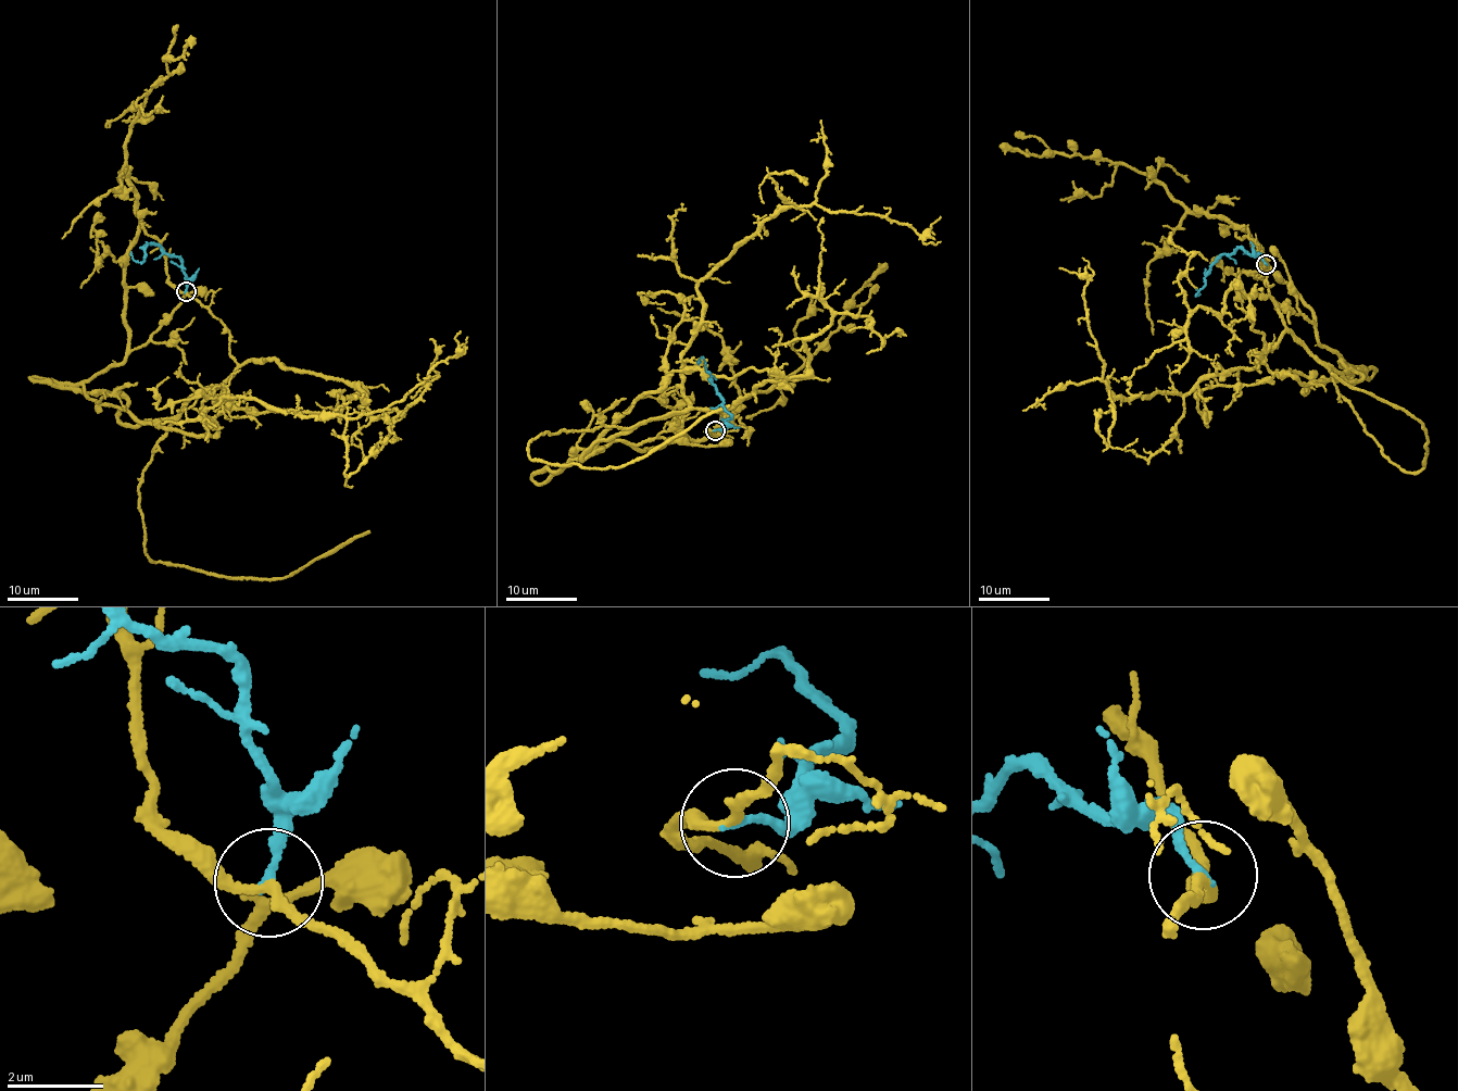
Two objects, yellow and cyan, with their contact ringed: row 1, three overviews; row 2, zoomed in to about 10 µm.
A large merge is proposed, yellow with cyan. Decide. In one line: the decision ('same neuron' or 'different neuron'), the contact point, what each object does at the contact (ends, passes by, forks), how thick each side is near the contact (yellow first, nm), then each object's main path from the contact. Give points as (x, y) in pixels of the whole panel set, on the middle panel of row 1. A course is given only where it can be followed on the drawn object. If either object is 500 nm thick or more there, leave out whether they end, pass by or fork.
different neuron; at (715, 430); yellow passes by; cyan ends there; 180 nm thick on the yellow side, 160 nm on the other; yellow runs (715, 430), (727, 415), (690, 410), (570, 452), (709, 438), (736, 403), (821, 349), (887, 264); cyan runs (715, 430), (724, 428), (724, 423), (730, 417), (701, 356), (701, 361)

